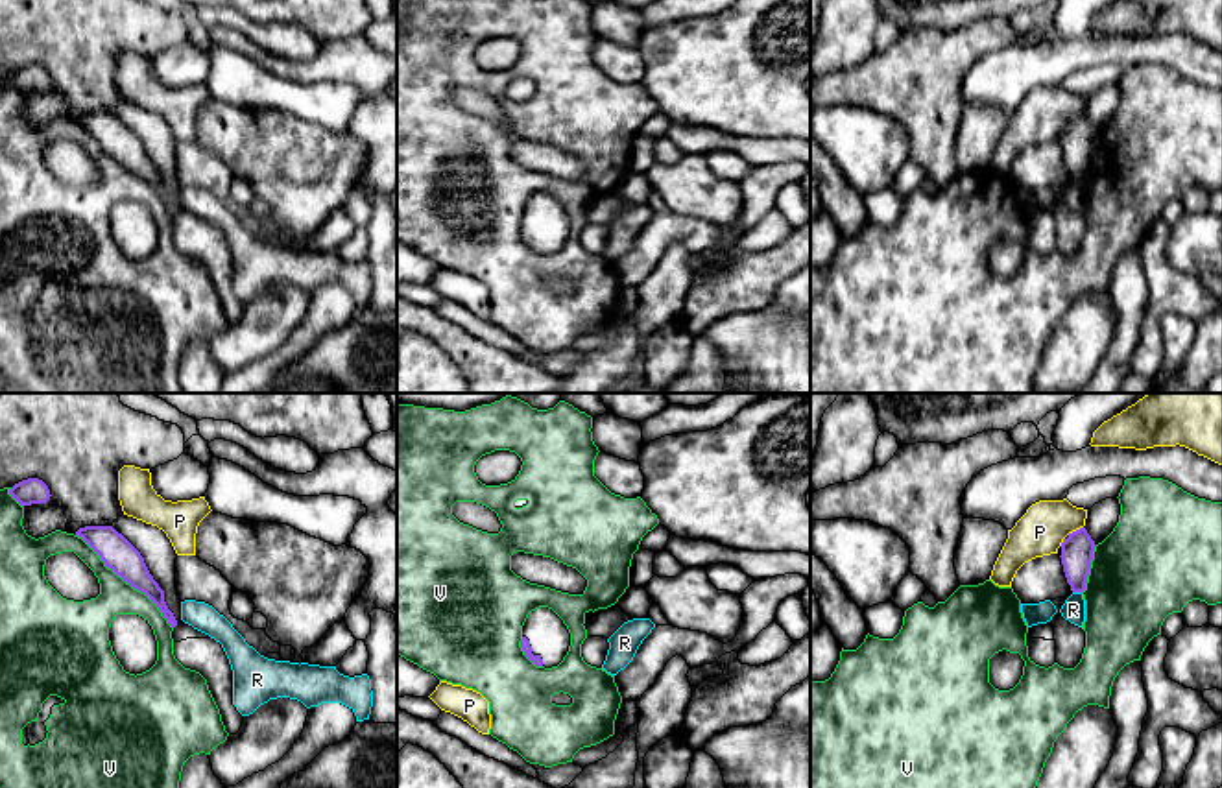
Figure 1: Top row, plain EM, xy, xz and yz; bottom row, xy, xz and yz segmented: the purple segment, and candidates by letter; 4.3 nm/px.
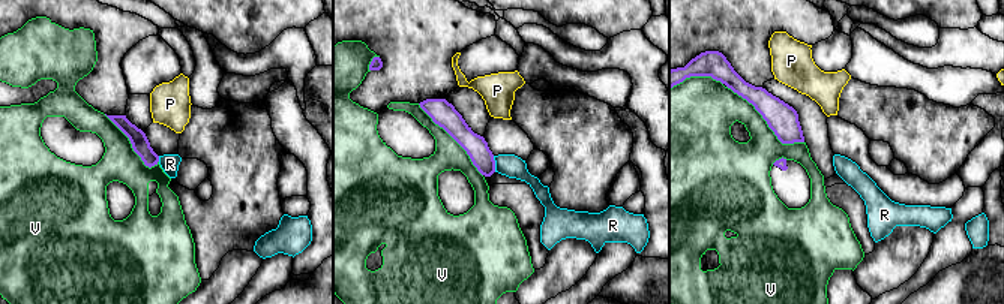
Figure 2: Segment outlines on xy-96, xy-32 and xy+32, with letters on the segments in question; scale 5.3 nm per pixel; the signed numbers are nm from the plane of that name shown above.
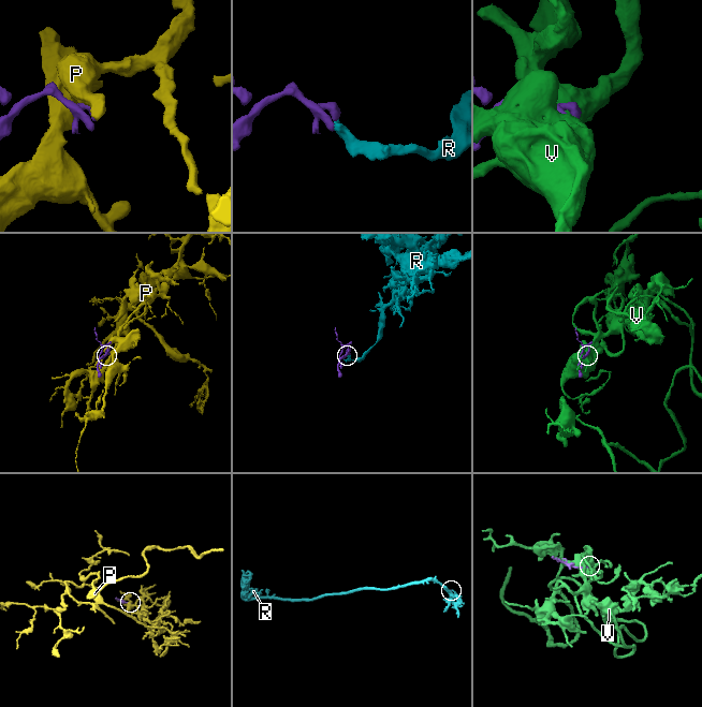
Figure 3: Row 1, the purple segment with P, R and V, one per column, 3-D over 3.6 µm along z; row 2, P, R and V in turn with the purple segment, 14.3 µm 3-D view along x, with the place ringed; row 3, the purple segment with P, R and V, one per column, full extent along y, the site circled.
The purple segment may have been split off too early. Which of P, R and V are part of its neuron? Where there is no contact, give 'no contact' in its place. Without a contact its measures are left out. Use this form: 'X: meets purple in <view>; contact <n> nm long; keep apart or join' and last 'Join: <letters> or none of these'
P: meets purple in yz; contact 80 nm long; keep apart
R: meets purple in yz; contact 40 nm long; keep apart
V: meets purple in xy; contact 600 nm long; keep apart
Join: none of these

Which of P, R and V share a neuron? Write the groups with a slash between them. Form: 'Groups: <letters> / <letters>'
Groups: P / R / V

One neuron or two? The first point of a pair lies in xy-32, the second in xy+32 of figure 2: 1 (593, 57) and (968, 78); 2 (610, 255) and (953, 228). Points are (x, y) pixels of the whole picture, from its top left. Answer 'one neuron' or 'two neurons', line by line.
1: two neurons
2: one neuron

